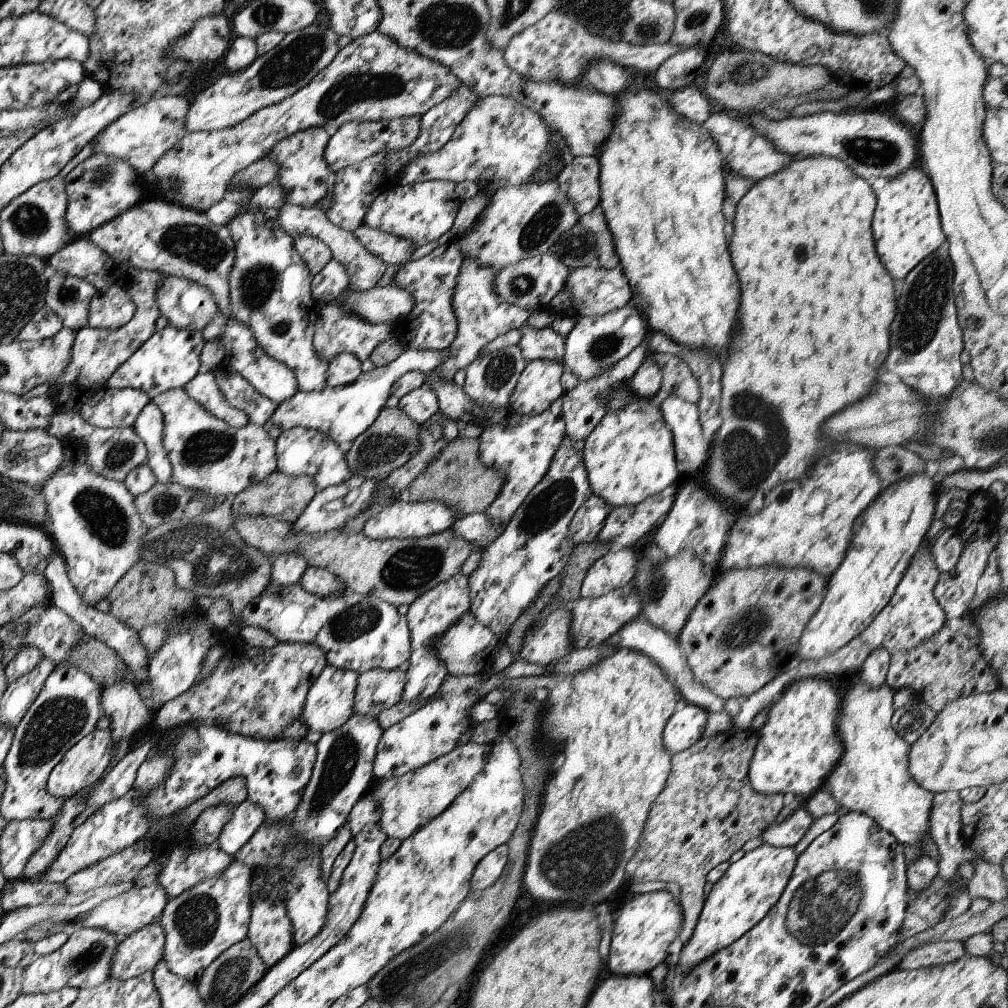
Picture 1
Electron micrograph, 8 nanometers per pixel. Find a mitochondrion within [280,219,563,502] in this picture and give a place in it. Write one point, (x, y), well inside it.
(384, 447)

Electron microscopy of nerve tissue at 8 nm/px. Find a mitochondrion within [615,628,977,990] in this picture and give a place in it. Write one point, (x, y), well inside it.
(822, 905)

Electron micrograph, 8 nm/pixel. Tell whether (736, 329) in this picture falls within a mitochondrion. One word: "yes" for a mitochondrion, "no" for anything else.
no

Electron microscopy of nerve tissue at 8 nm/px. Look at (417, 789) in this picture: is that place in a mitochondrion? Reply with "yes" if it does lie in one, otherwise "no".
no

